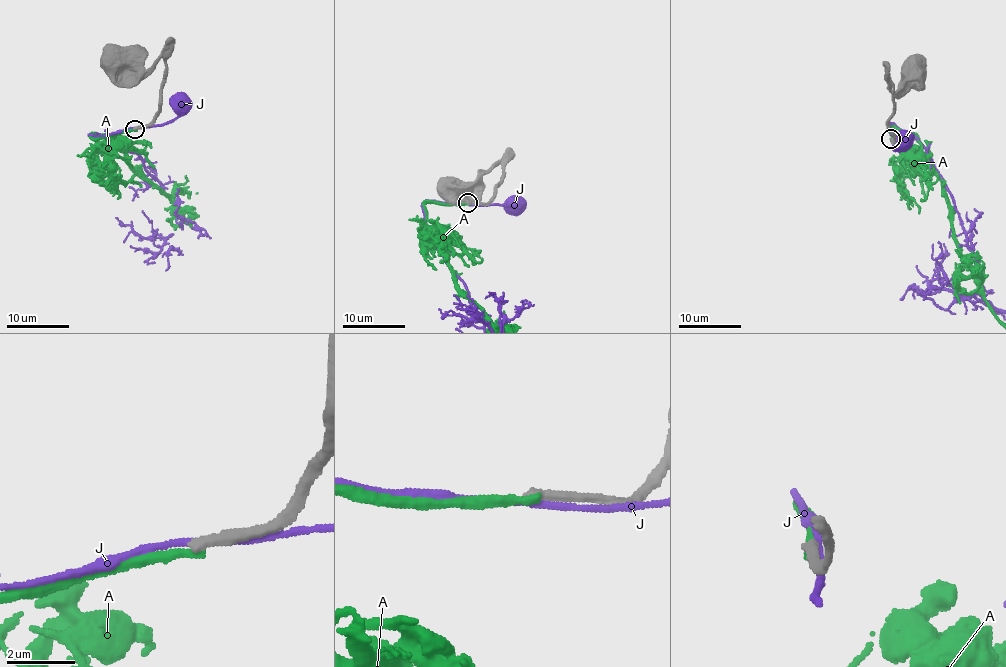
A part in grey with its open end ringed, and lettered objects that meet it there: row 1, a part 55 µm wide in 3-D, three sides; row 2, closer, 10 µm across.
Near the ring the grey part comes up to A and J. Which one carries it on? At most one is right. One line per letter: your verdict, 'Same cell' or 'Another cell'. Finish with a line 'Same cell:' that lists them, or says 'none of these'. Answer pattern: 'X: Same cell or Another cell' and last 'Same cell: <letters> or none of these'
A: Another cell
J: Another cell
Same cell: none of these

